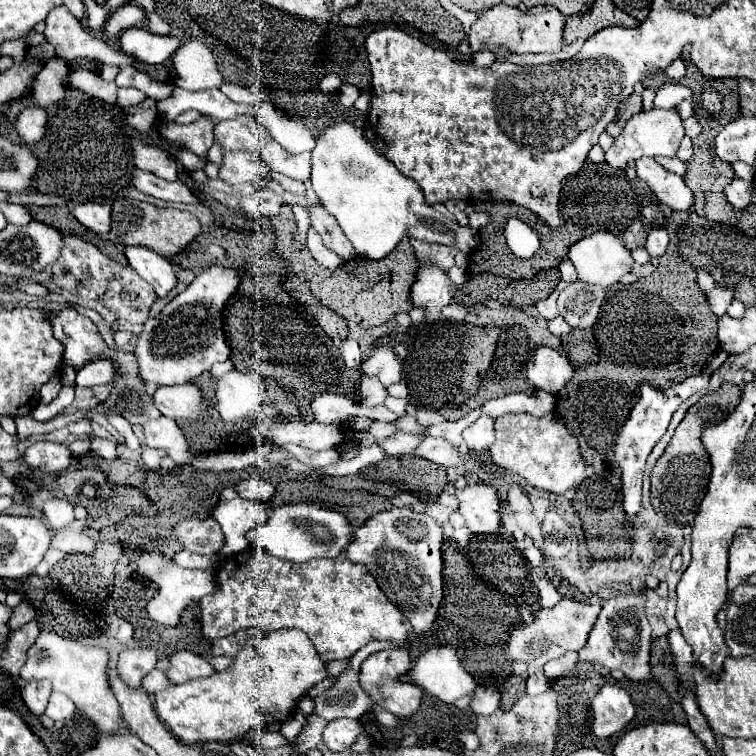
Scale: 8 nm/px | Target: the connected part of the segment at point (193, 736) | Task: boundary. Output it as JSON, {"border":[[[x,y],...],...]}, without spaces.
{"border":[[[280,629],[250,639],[228,671],[156,693],[156,713],[182,743],[230,743],[258,725],[286,721],[298,699],[322,679],[324,663],[318,659],[312,641],[298,629]]]}

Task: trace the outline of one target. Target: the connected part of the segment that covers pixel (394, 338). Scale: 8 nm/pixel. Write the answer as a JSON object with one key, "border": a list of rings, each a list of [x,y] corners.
{"border":[[[398,315],[398,319],[390,319],[380,327],[366,329],[358,345],[370,343],[374,347],[386,345],[396,351],[404,365],[404,379],[410,389],[410,401],[418,407],[438,411],[450,419],[460,407],[464,407],[464,415],[472,409],[478,409],[488,399],[488,389],[484,379],[490,375],[492,351],[496,353],[498,331],[492,329],[474,329],[472,323],[458,321],[438,321],[438,323],[420,323],[414,325],[410,315]]]}

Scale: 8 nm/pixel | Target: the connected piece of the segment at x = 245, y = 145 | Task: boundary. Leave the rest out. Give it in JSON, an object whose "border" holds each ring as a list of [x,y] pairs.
{"border":[[[238,115],[238,117],[232,117],[232,119],[226,119],[222,123],[218,123],[218,129],[216,129],[216,139],[222,143],[224,151],[230,151],[230,149],[248,149],[248,151],[256,151],[266,163],[270,169],[286,175],[286,177],[292,177],[292,179],[298,179],[298,181],[306,181],[310,179],[310,153],[300,153],[300,155],[292,155],[288,153],[280,143],[276,143],[270,133],[254,119],[254,117],[248,117],[248,115]]]}

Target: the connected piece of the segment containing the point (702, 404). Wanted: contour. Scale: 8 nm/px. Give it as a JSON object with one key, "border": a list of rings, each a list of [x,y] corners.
{"border":[[[722,383],[722,387],[714,393],[708,393],[706,399],[692,405],[684,417],[684,421],[678,425],[672,441],[668,443],[664,455],[658,459],[656,467],[652,469],[650,481],[652,481],[652,495],[662,495],[662,515],[670,515],[668,521],[678,525],[694,523],[694,517],[698,515],[698,507],[706,495],[708,479],[710,479],[710,459],[704,451],[704,445],[700,441],[702,431],[718,421],[724,421],[740,403],[742,387],[734,383]]]}

